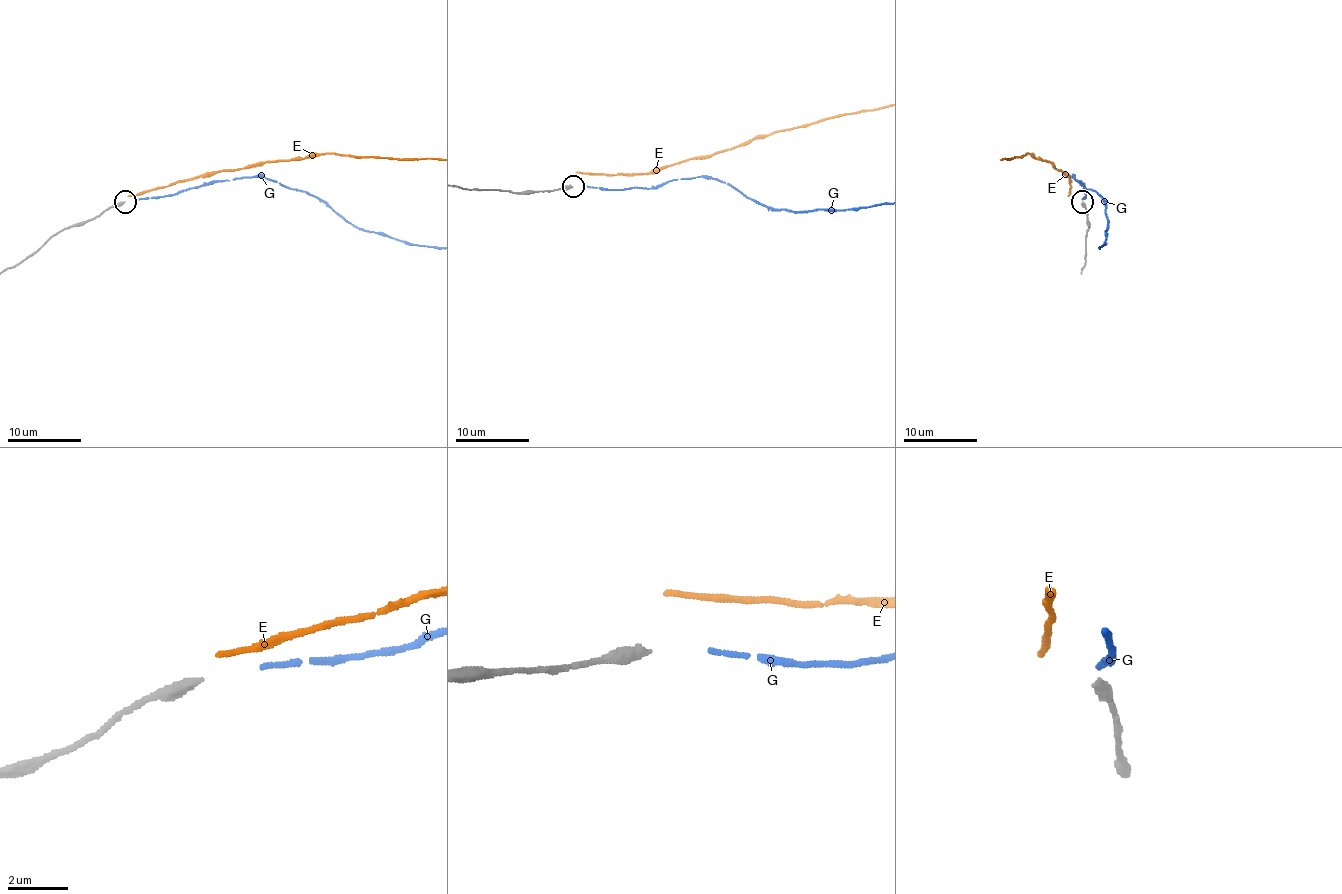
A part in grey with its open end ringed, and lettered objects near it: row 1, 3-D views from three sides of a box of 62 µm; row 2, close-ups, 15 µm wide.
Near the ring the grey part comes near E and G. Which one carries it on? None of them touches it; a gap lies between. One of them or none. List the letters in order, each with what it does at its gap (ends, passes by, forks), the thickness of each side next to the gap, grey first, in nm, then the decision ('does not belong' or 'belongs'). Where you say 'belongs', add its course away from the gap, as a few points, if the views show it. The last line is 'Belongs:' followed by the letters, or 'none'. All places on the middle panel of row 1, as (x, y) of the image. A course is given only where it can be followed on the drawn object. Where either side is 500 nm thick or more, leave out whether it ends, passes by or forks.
E: it ends there; 320 nm thick on the grey side, 170 nm on the other; does not belong
G: it ends there; 320 nm thick on the grey side, 150 nm on the other; belongs
Belongs: G

